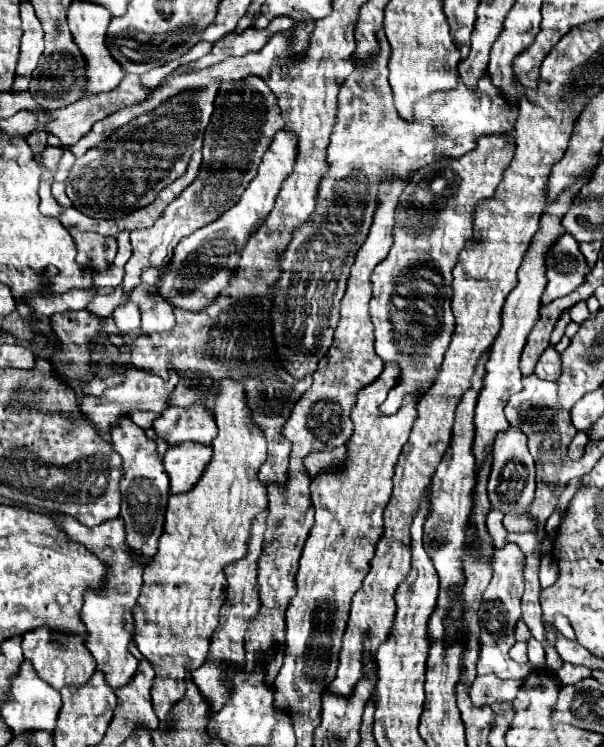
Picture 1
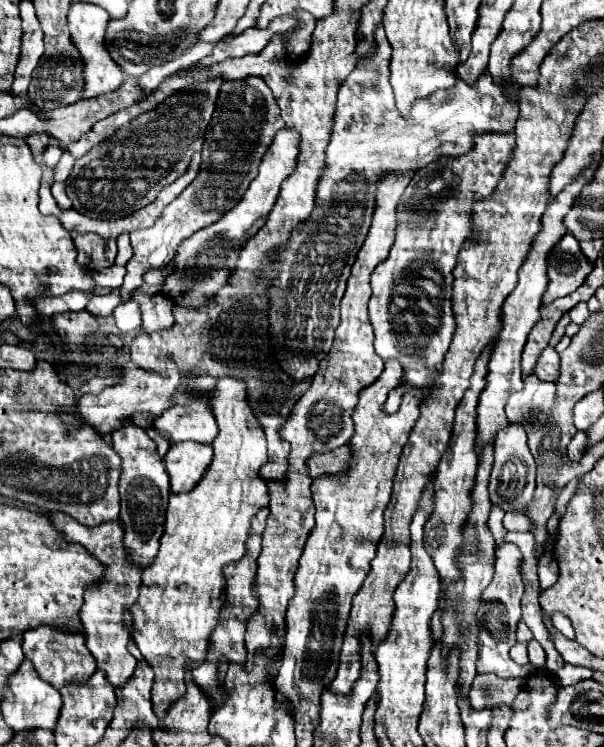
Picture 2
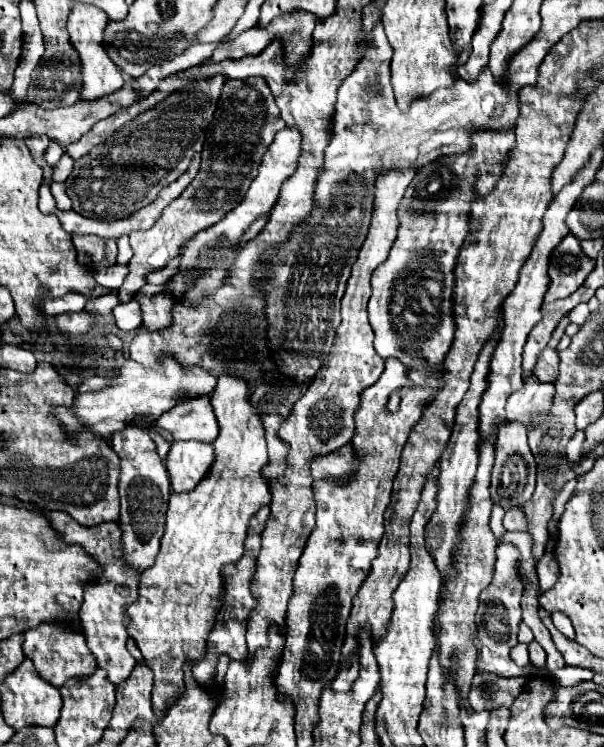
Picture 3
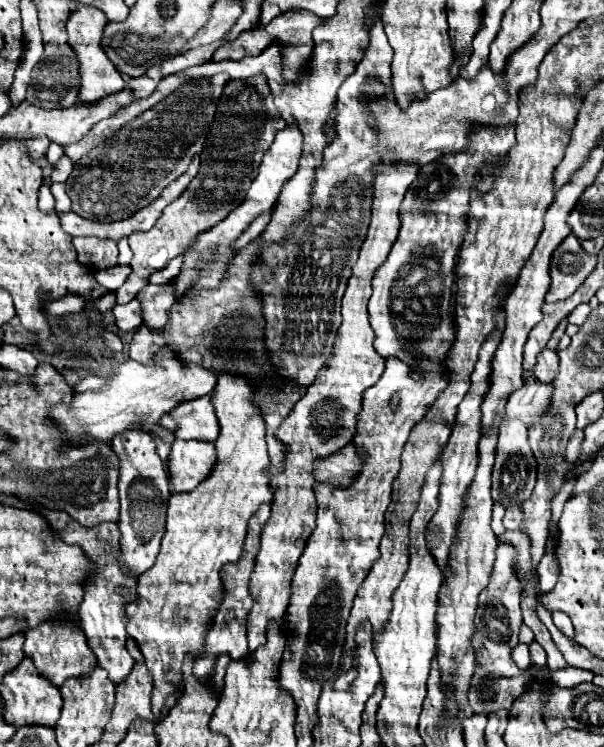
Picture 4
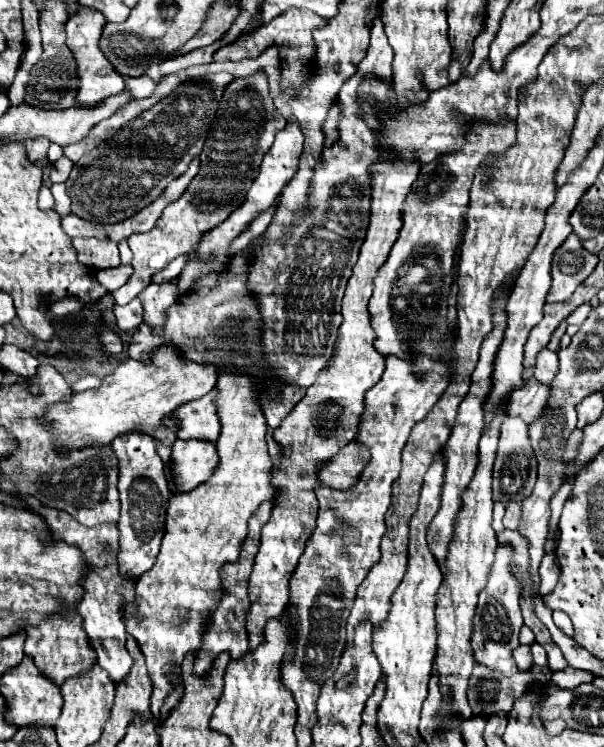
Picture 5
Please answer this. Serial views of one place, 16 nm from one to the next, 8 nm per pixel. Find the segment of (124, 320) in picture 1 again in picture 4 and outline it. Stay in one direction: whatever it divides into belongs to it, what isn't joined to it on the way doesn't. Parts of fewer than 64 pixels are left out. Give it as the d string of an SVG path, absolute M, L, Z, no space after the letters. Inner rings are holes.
M132 300L126 306L114 306L114 316L116 316L116 326L122 332L132 332L142 324L142 308L140 300Z

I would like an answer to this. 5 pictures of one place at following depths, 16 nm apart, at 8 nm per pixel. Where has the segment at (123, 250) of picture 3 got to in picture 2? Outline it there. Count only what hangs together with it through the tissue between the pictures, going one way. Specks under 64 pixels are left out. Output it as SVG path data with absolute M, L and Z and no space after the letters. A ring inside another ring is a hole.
M122 234L118 238L118 256L116 256L116 264L118 266L126 266L126 262L132 258L132 248L128 242L128 234Z

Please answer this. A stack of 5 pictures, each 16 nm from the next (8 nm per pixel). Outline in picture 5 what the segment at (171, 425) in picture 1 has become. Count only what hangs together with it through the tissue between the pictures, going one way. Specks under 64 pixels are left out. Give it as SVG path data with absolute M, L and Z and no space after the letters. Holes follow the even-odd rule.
M214 388L208 396L194 400L192 404L184 404L180 408L180 438L200 438L216 442L220 436L220 418L216 410L218 390Z

